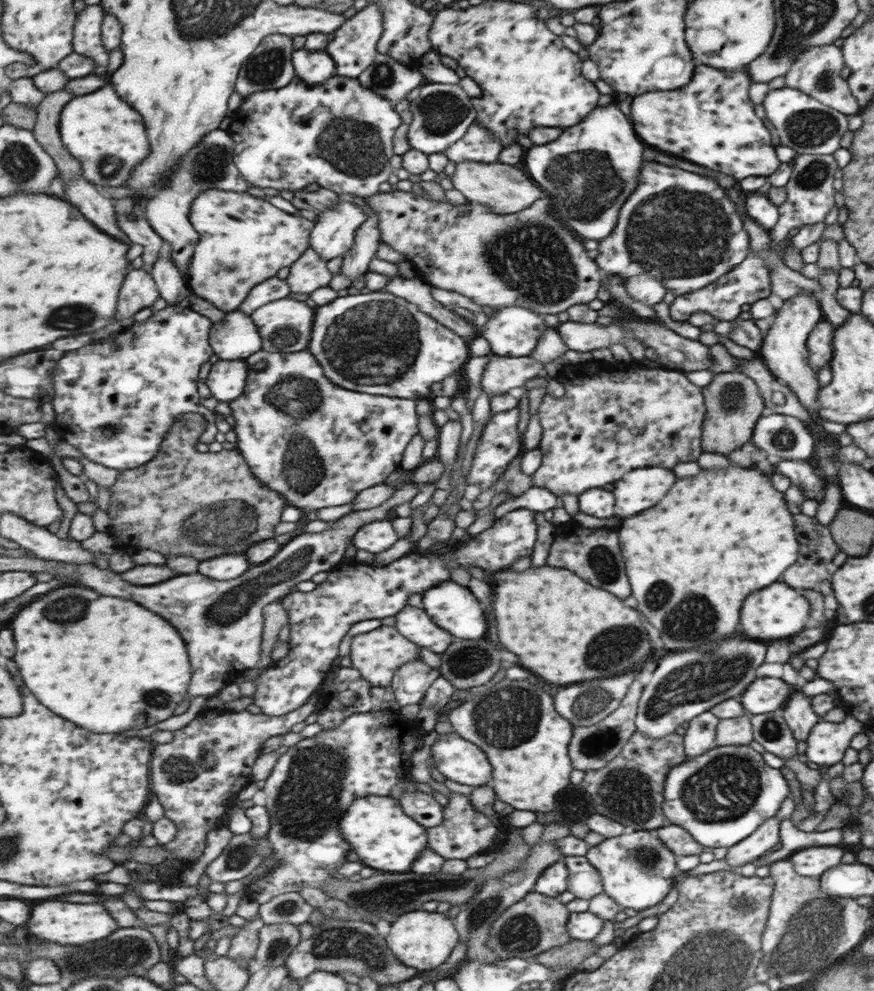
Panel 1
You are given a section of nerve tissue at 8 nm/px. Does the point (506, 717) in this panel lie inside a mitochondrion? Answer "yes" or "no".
yes

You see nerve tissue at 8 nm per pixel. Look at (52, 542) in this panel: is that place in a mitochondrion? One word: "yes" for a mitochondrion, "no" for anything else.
no

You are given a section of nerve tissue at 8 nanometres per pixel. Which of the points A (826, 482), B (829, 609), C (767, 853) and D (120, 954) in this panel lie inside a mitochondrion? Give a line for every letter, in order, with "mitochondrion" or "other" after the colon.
A: other
B: other
C: other
D: mitochondrion

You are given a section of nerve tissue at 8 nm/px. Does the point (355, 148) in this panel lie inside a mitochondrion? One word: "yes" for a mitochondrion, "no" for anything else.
yes

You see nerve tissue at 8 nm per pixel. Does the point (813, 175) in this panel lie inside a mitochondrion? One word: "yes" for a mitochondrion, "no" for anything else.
yes

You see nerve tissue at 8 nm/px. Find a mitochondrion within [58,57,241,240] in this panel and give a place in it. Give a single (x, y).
(210, 166)

